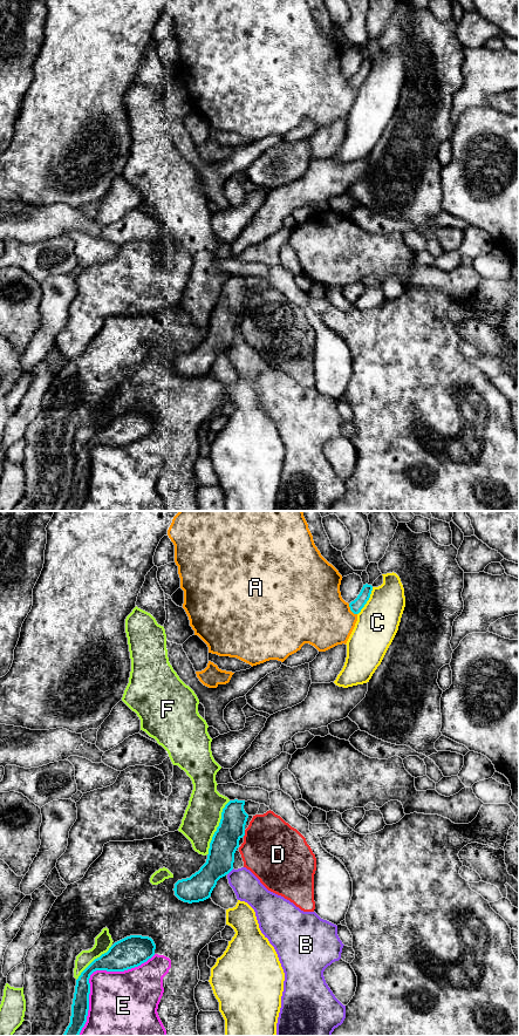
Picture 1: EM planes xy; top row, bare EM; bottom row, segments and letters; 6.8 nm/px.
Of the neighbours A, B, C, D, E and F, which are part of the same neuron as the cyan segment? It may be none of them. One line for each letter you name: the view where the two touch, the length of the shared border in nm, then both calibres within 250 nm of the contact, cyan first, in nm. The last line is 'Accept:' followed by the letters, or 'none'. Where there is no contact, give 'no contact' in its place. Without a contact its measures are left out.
Accept: none

